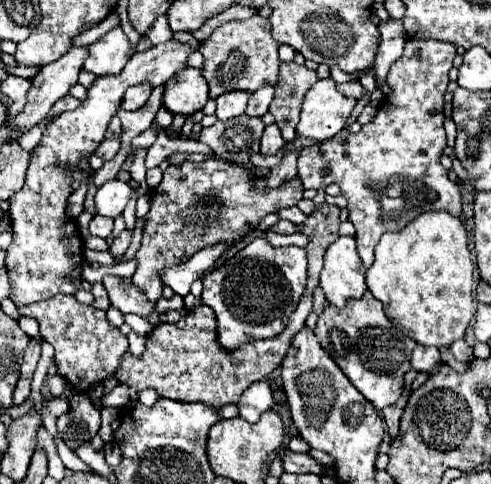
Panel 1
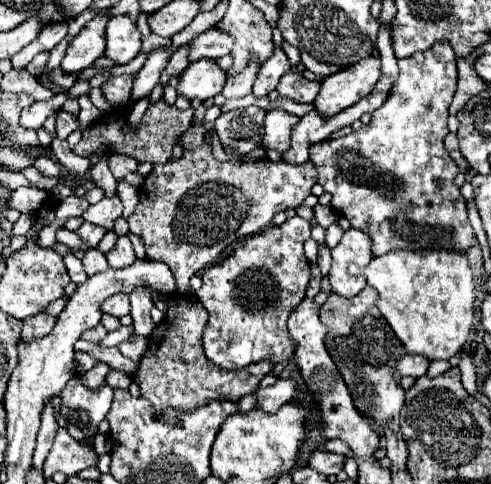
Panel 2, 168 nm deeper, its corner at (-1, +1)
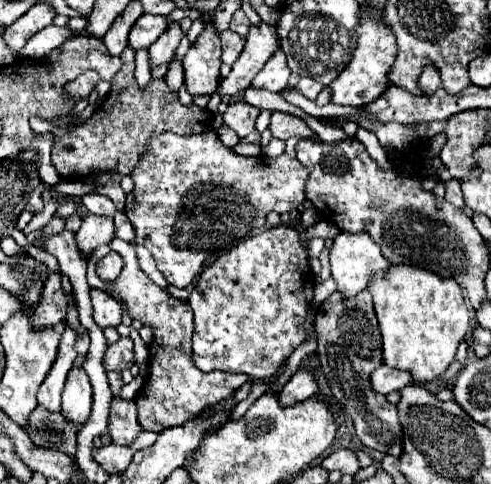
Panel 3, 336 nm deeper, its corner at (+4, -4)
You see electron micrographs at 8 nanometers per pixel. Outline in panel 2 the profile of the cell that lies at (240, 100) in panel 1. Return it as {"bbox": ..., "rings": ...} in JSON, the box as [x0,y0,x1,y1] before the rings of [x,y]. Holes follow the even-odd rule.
{"bbox":[222,60,260,100],"rings":[[[252,60],[238,76],[226,80],[224,90],[222,90],[222,96],[226,100],[232,100],[232,98],[244,98],[244,96],[252,94],[252,86],[254,86],[254,80],[256,80],[258,70],[260,70],[260,66]]]}

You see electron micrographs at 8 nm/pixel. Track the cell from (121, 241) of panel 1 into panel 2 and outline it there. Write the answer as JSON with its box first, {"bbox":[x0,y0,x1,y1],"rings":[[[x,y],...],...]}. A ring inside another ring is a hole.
{"bbox":[106,236,136,268],"rings":[[[120,236],[116,246],[106,254],[106,258],[108,258],[108,264],[112,268],[126,268],[126,266],[130,266],[136,260],[136,254],[134,254],[130,238],[128,236]]]}

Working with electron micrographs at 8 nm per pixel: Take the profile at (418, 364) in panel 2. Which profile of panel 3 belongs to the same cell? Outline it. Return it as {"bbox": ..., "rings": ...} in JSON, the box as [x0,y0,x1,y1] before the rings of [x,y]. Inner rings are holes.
{"bbox":[371,365,411,395],"rings":[[[381,365],[371,373],[371,389],[381,395],[387,395],[391,391],[401,391],[409,383],[411,375],[407,375],[407,371],[399,371],[387,365]]]}

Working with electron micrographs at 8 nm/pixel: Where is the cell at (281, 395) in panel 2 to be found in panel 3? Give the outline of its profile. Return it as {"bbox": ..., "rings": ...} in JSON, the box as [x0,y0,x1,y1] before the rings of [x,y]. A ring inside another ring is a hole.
{"bbox":[279,369,319,407],"rings":[[[299,369],[283,387],[283,391],[279,393],[279,401],[283,407],[299,403],[303,399],[309,399],[311,395],[315,395],[319,389],[317,377],[311,369]]]}

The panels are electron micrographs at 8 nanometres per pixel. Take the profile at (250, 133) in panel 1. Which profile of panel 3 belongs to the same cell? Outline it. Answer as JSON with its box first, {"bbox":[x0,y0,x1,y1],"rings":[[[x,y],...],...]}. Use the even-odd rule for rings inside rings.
{"bbox":[223,99,261,139],"rings":[[[237,99],[237,101],[229,103],[229,107],[227,107],[225,115],[223,115],[223,123],[227,127],[235,129],[241,139],[245,139],[251,131],[255,131],[255,119],[257,119],[259,113],[261,113],[259,107]]]}

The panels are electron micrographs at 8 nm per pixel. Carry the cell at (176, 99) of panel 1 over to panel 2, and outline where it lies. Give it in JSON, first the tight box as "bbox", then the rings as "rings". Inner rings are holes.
{"bbox":[176,60,226,100],"rings":[[[200,60],[190,64],[178,78],[176,94],[186,96],[188,100],[208,100],[222,92],[226,82],[226,72],[216,66],[214,60]]]}

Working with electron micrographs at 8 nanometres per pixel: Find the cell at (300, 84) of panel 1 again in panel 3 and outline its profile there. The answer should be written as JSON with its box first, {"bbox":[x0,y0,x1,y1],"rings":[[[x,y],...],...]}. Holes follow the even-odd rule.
{"bbox":[295,77,323,99],"rings":[[[301,77],[299,85],[295,87],[301,95],[305,95],[307,99],[317,99],[317,95],[321,93],[323,85],[321,83],[315,83],[315,79],[307,79],[307,77]]]}

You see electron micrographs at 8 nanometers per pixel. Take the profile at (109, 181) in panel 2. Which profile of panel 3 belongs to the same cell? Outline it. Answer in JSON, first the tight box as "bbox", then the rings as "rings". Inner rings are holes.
{"bbox":[81,193,117,217],"rings":[[[90,193],[84,195],[81,198],[81,203],[90,213],[96,215],[107,215],[107,217],[113,217],[113,215],[117,213],[113,201],[100,194]]]}

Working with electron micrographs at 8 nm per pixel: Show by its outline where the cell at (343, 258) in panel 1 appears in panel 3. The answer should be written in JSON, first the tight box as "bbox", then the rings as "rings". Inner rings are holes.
{"bbox":[331,233,391,297],"rings":[[[339,233],[335,237],[335,243],[331,247],[331,275],[337,281],[337,289],[345,295],[345,297],[355,297],[359,291],[367,289],[369,279],[377,273],[377,271],[387,271],[387,267],[391,267],[391,263],[383,257],[379,245],[369,239],[367,233]]]}

